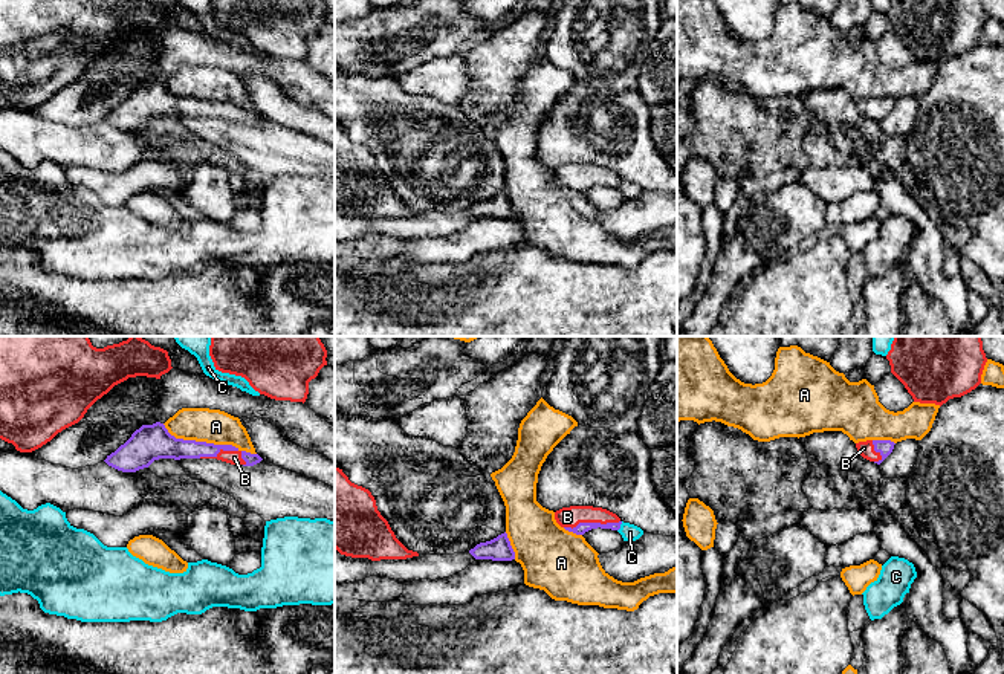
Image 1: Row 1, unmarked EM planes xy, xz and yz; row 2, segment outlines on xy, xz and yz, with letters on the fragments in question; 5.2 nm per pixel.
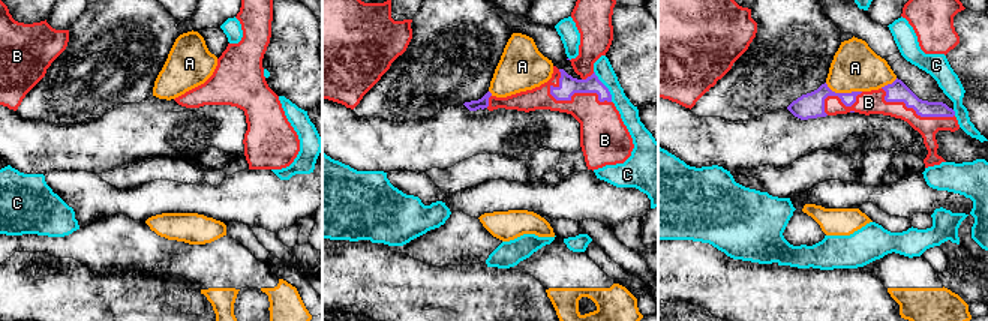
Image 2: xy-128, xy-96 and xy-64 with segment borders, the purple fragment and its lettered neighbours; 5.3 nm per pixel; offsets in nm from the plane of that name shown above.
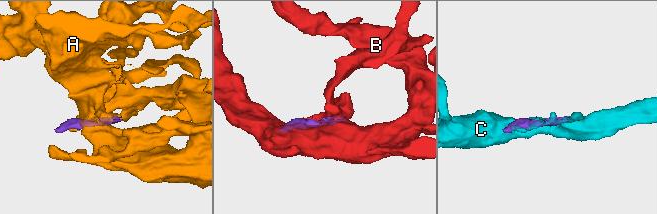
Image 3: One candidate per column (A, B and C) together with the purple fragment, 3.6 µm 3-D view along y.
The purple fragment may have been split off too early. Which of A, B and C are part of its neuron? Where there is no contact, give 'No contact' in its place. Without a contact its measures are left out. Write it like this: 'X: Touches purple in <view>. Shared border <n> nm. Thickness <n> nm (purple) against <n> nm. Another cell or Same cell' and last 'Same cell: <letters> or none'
A: Touches purple in xy. Shared border 440 nm. Thickness 190 nm (purple) against 180 nm. Another cell
B: Touches purple in xz. Shared border 300 nm. Thickness 60 nm (purple) against 110 nm. Same cell
C: Touches purple in xz. Shared border 60 nm. Thickness 60 nm (purple) against 90 nm. Another cell
Same cell: B

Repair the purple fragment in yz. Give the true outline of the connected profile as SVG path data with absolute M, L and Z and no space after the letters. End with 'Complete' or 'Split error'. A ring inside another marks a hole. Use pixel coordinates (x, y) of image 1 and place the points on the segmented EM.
M866 440L856 443L856 448L863 459L880 465L892 452L894 445L891 440Z. Split error

